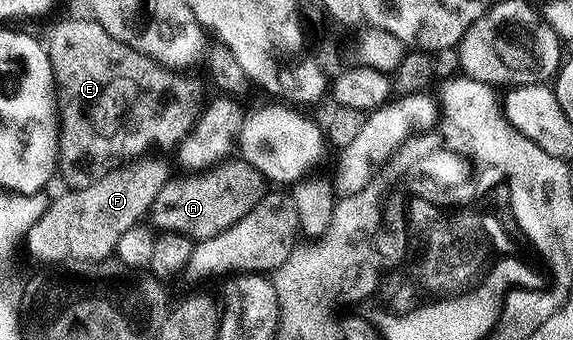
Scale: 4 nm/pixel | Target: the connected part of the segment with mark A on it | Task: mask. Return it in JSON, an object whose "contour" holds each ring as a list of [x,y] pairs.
{"contour":[[[230,157],[206,171],[183,174],[183,179],[169,178],[160,193],[156,193],[156,201],[152,201],[149,226],[159,232],[193,241],[224,233],[224,229],[236,225],[236,221],[240,221],[240,217],[244,217],[248,210],[246,175],[248,176],[246,162],[240,157]]]}

